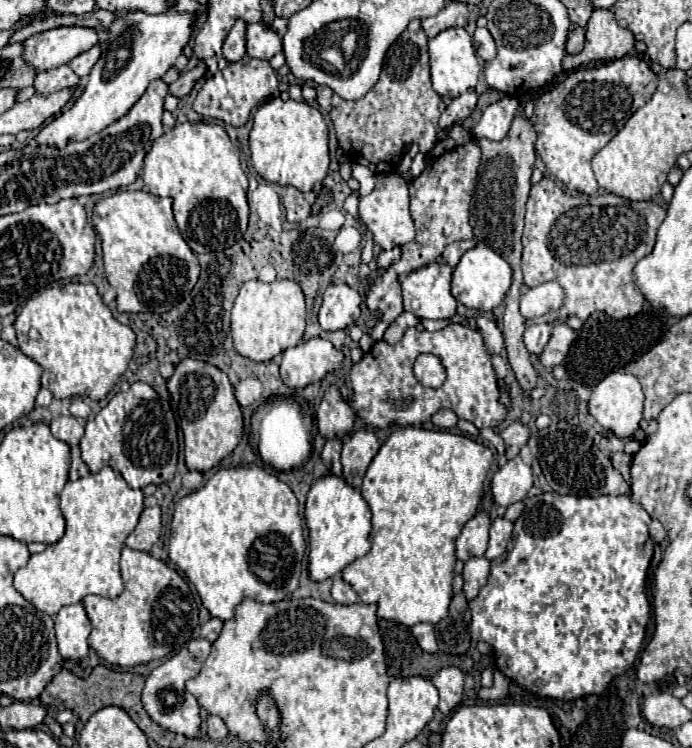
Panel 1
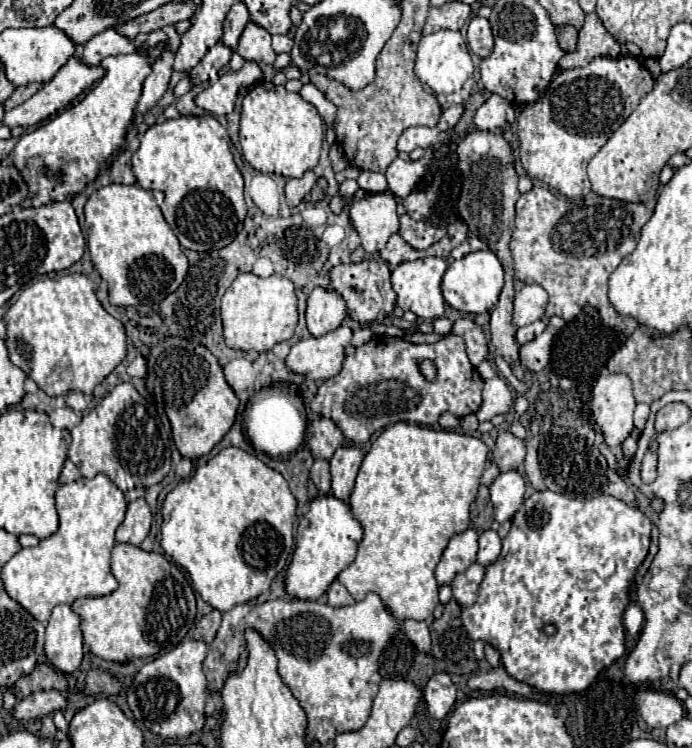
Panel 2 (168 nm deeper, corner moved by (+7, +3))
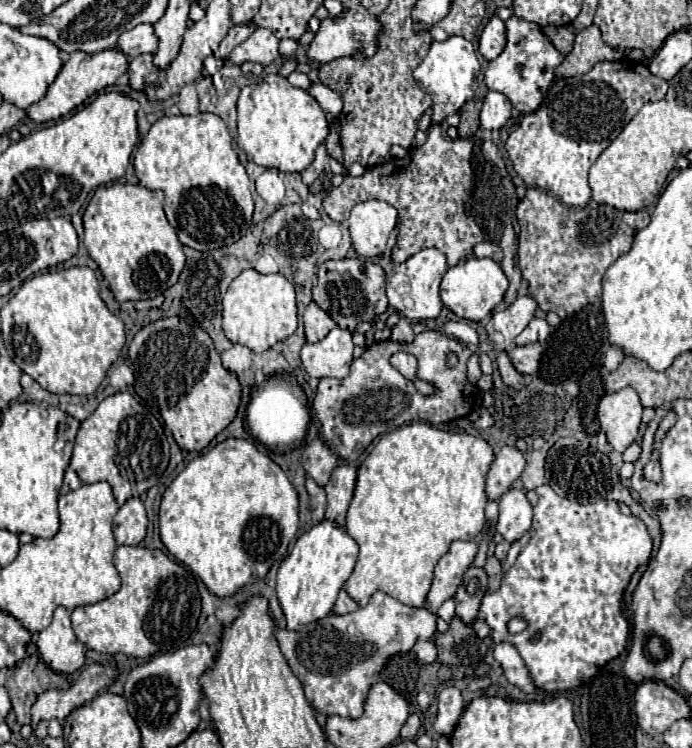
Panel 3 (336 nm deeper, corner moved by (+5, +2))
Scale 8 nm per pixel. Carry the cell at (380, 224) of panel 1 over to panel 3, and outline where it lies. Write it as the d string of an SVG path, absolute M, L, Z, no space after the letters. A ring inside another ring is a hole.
M365 201L351 209L349 233L361 257L377 257L385 251L389 233L395 229L397 211L385 201Z

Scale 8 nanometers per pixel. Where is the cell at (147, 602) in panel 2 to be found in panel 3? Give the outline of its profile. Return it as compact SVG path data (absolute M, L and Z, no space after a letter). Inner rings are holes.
M127 545L117 547L115 567L123 581L121 589L115 595L95 605L77 607L73 611L71 621L73 621L73 631L77 639L93 651L109 653L109 655L123 653L131 657L151 657L161 651L171 651L175 645L177 649L187 645L191 635L197 629L197 619L201 613L201 597L199 597L199 589L193 573L191 571L187 573L179 563L169 561L161 549L149 551L145 547L127 547Z

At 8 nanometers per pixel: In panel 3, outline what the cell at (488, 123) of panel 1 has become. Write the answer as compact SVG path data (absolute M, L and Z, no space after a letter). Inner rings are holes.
M489 91L481 107L481 127L501 129L511 117L511 103L503 93Z

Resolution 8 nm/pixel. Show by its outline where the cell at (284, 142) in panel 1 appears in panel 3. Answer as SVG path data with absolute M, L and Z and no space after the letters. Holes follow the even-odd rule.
M271 73L259 83L241 89L237 101L237 131L237 145L251 161L263 167L275 167L283 173L299 173L311 165L315 149L329 133L329 123L315 97L293 87L279 73Z

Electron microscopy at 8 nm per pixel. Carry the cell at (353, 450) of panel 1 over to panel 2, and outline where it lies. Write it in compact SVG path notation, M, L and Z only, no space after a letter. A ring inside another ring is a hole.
M355 444L341 446L335 452L335 456L331 458L331 478L333 478L331 492L333 492L333 496L337 496L341 500L349 498L353 484L355 484L357 470L361 466L361 460L363 460L363 452Z

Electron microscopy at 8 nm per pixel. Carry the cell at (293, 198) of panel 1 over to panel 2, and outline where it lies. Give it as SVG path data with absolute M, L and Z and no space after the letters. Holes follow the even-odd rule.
M307 172L303 178L293 178L293 180L287 180L285 184L285 198L287 198L287 206L289 208L295 208L303 198L305 194L311 192L313 184L315 184L315 174L313 172Z

